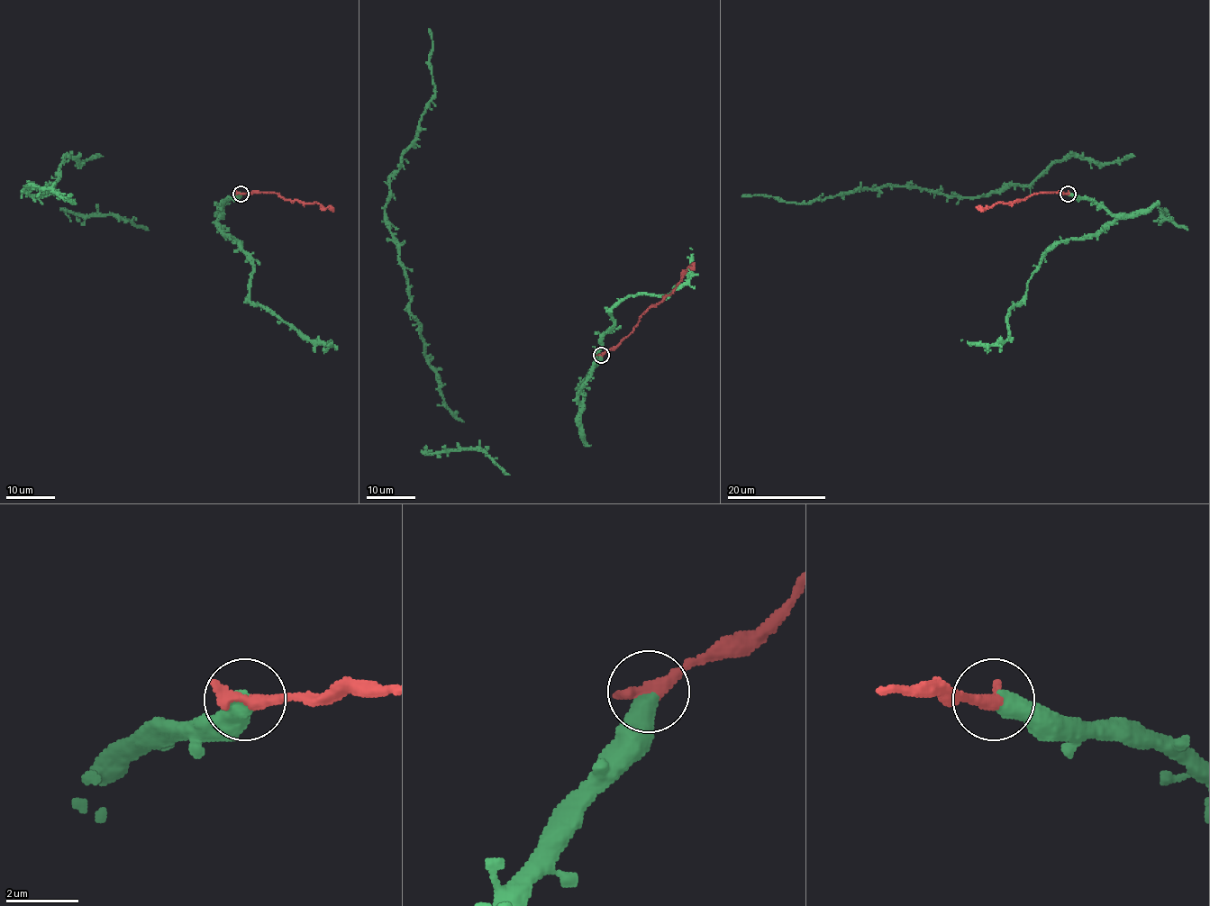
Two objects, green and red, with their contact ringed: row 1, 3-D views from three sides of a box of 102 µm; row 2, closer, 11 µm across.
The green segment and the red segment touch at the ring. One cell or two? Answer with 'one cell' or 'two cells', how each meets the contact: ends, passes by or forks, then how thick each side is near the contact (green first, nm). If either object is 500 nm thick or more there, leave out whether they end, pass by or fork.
two cells; 550 nm thick on the green side, 440 nm on the other

